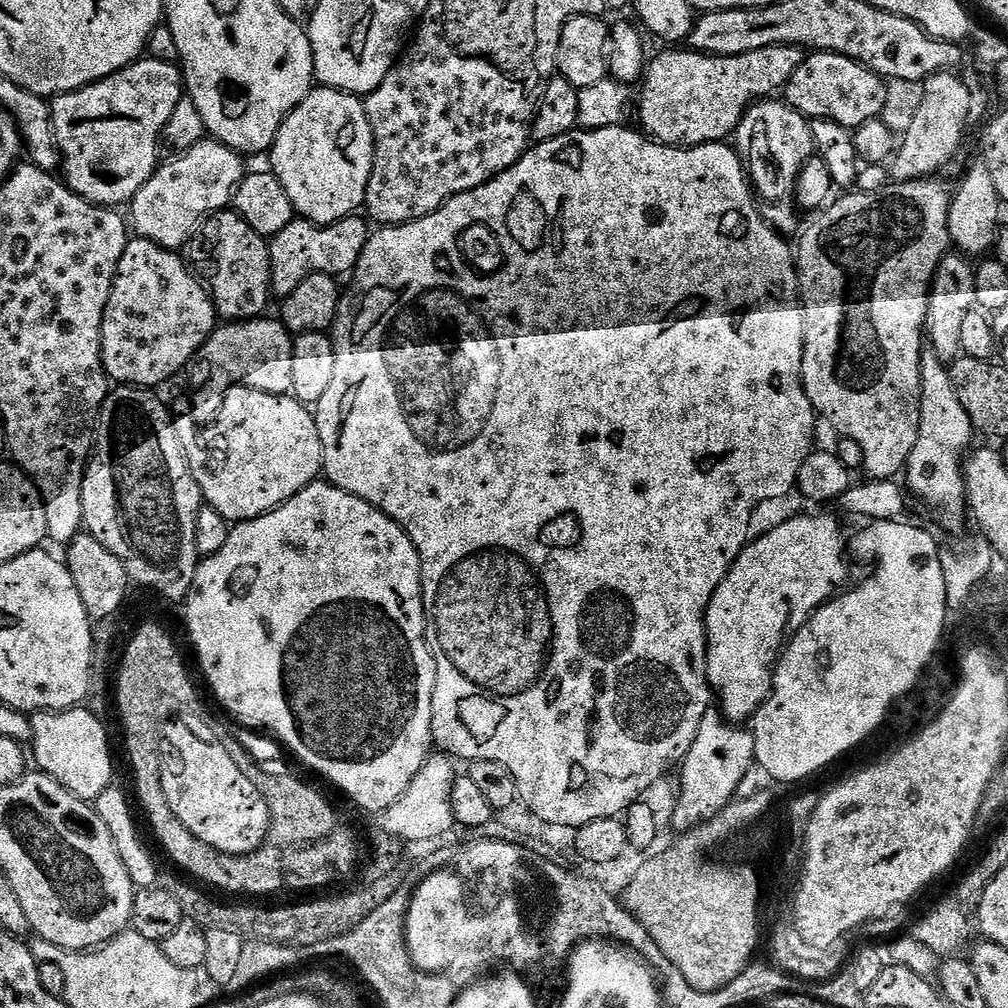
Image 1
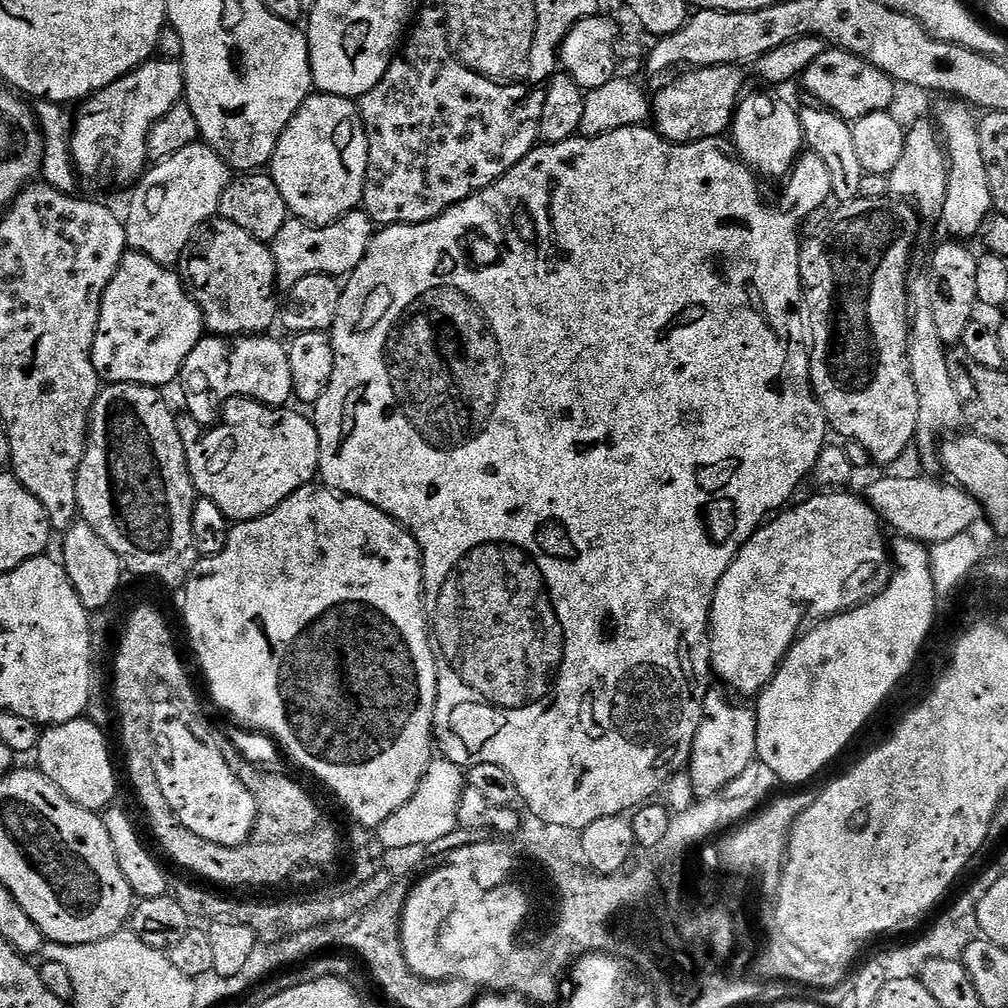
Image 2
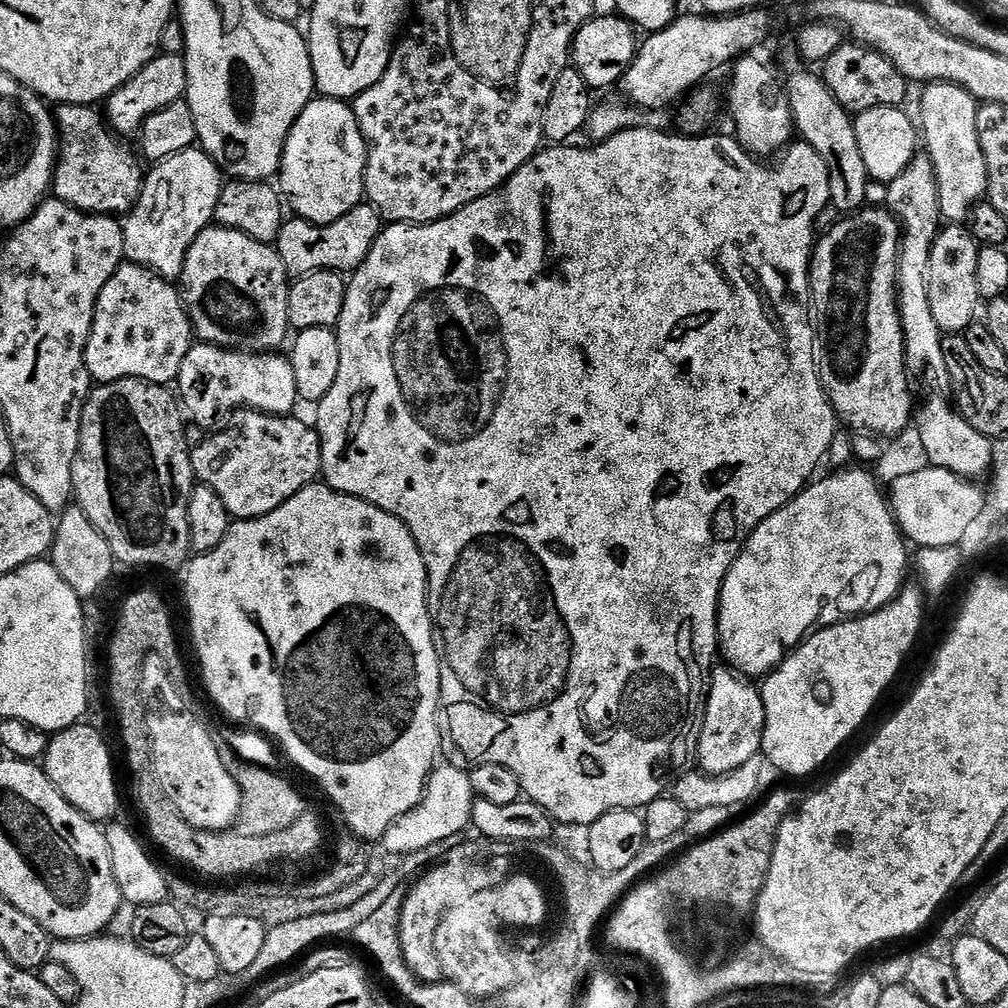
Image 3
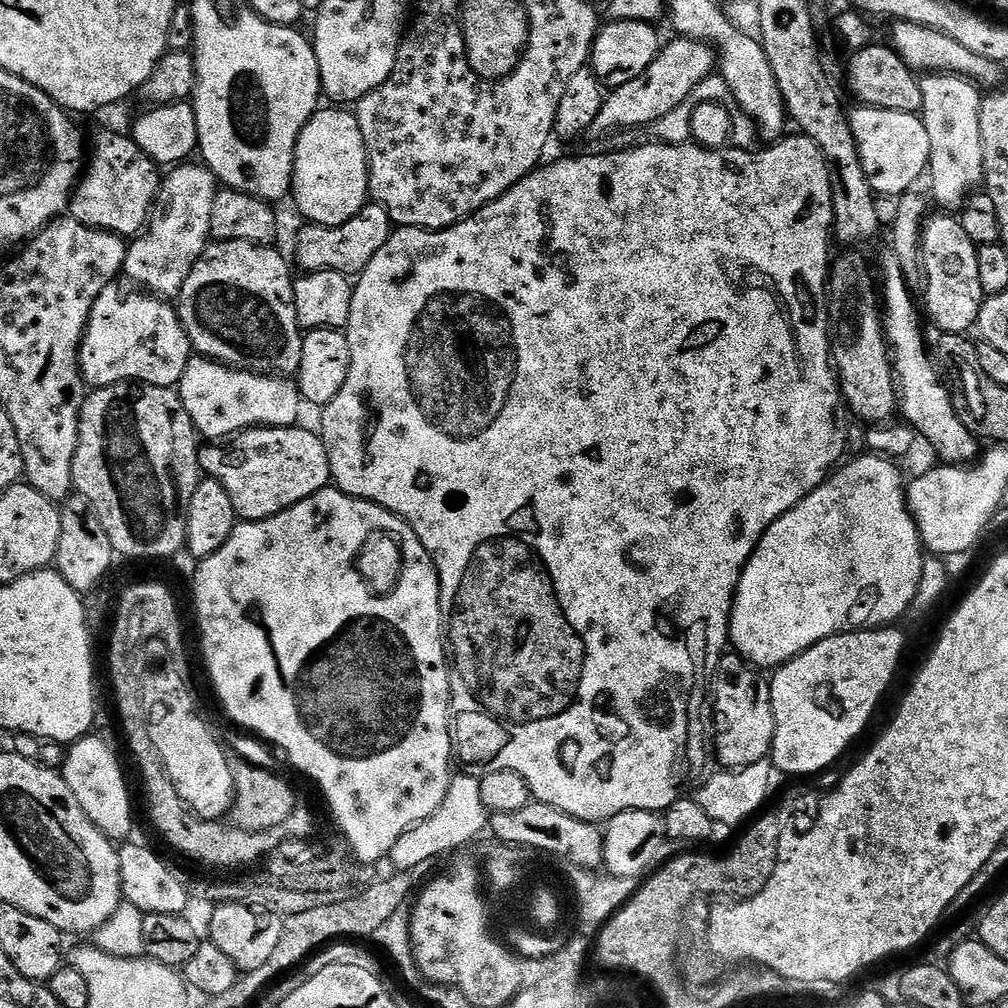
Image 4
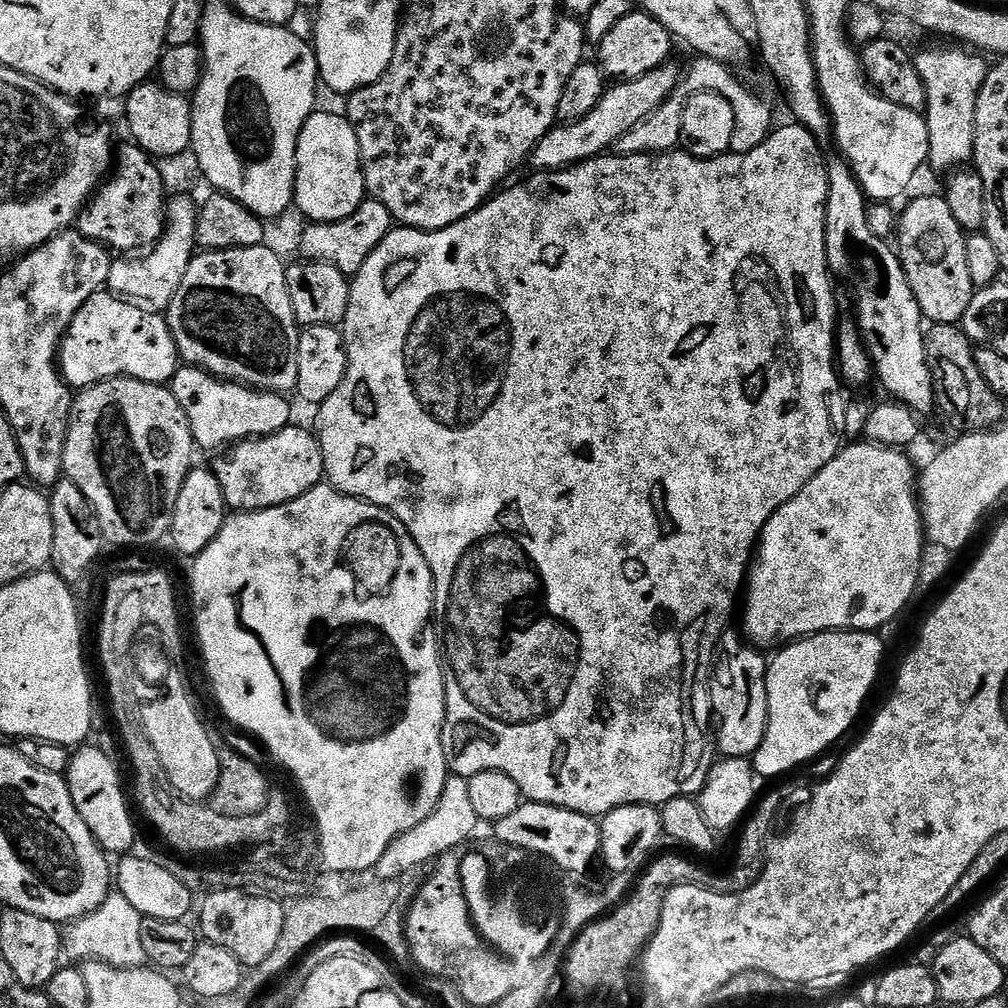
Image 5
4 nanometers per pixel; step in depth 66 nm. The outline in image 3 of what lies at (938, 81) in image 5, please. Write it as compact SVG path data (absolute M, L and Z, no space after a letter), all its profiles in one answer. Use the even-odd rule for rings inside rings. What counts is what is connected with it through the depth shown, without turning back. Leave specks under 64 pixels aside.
M939 82L927 85L923 89L924 97L920 100L920 116L924 119L924 128L922 124L922 144L926 147L926 154L931 157L932 165L936 171L936 181L938 182L938 198L940 199L940 215L948 224L963 225L972 215L973 208L981 203L988 195L988 171L986 170L986 158L982 154L982 142L978 142L978 102L967 92L962 90L962 86L953 84L941 84Z

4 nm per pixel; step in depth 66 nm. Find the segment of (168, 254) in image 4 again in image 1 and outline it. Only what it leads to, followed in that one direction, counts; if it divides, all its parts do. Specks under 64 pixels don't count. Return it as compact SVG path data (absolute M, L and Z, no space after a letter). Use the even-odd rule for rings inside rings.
M205 138L177 156L180 157L173 164L161 163L146 186L130 201L130 224L135 235L169 250L183 249L183 244L201 231L209 216L225 211L246 175L245 157L219 140Z

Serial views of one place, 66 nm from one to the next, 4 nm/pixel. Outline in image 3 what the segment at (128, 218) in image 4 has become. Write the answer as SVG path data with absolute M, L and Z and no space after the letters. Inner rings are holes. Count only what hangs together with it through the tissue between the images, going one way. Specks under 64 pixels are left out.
M61 104L55 109L60 151L52 192L55 199L89 212L91 216L120 218L140 201L146 168L140 165L137 149L121 139L106 123L105 117L101 113L100 117L96 111L90 104Z

